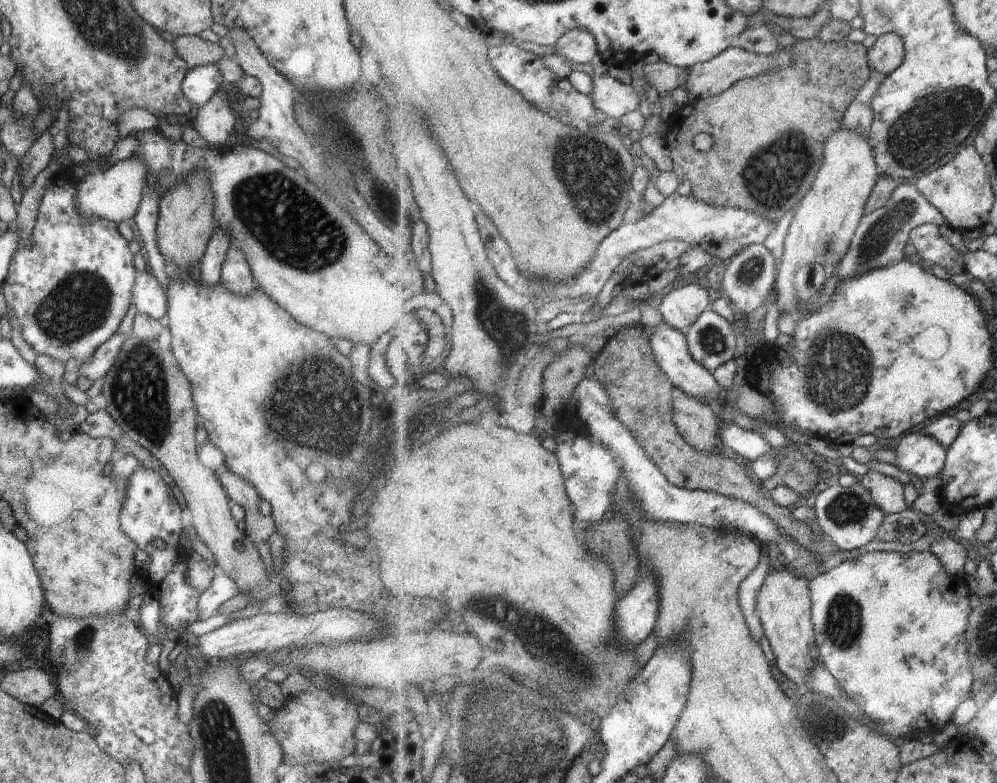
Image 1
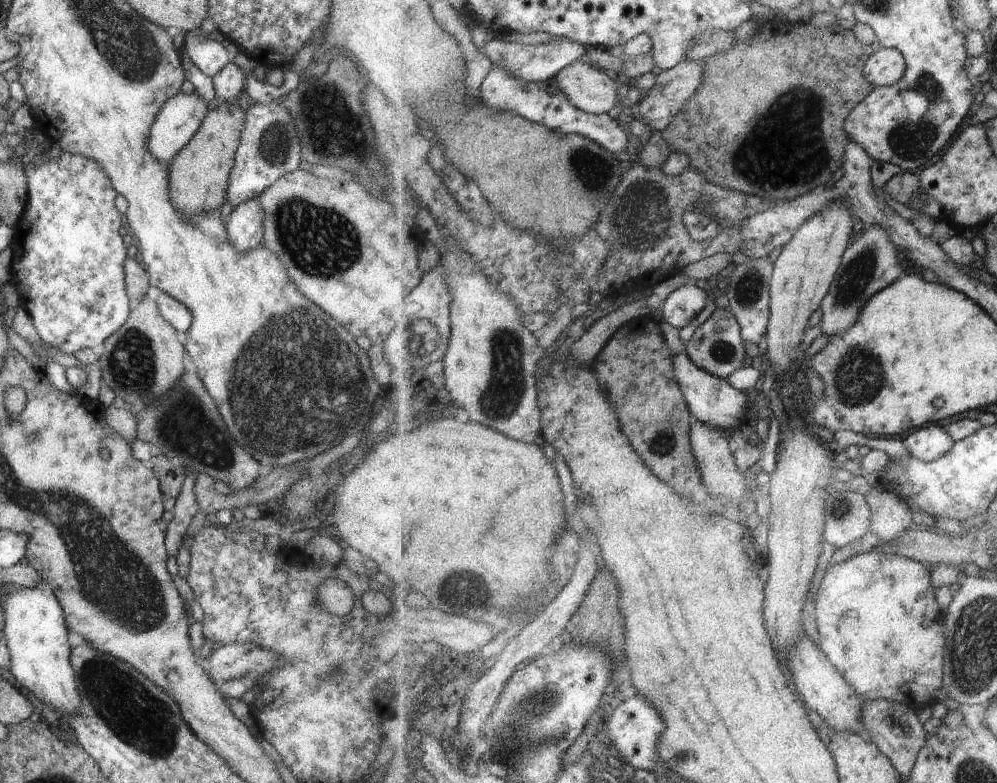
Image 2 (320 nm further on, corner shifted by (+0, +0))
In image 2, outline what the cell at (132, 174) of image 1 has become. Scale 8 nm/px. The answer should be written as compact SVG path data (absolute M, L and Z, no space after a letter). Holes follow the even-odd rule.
M195 92L177 93L170 99L167 99L159 110L152 115L150 124L150 133L147 141L147 148L154 156L156 161L169 164L171 158L184 144L193 136L193 133L199 128L203 117L211 107Z

